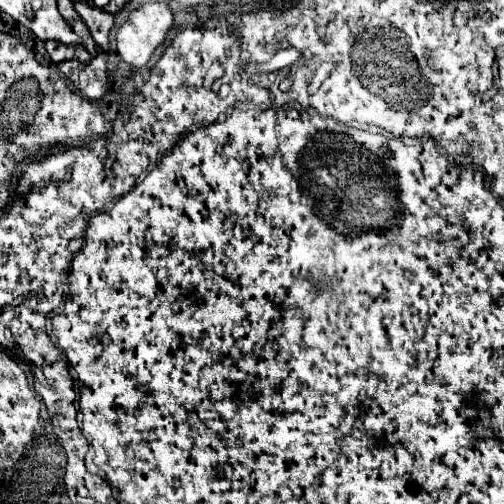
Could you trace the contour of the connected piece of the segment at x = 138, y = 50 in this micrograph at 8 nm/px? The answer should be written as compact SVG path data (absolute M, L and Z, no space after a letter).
M147 3L133 11L117 31L117 53L133 67L145 67L173 27L173 13L165 3Z

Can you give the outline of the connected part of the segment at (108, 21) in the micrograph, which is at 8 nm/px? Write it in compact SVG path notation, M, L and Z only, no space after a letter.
M75 3L75 11L81 15L81 19L87 23L95 43L103 49L109 51L109 31L113 27L113 15L107 11L99 11L91 7L89 3Z

